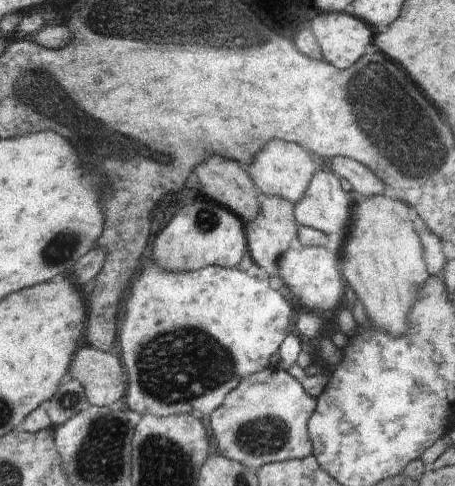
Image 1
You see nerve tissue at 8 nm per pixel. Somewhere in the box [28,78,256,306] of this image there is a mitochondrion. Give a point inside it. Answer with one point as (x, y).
(65, 244)

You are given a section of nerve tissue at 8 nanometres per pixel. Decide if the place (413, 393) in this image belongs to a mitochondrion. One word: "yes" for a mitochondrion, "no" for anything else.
no

